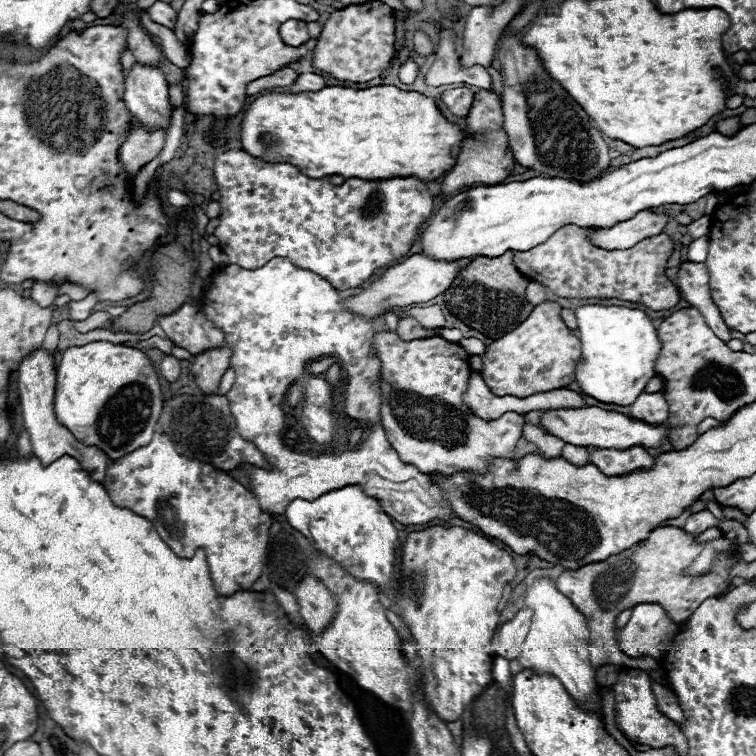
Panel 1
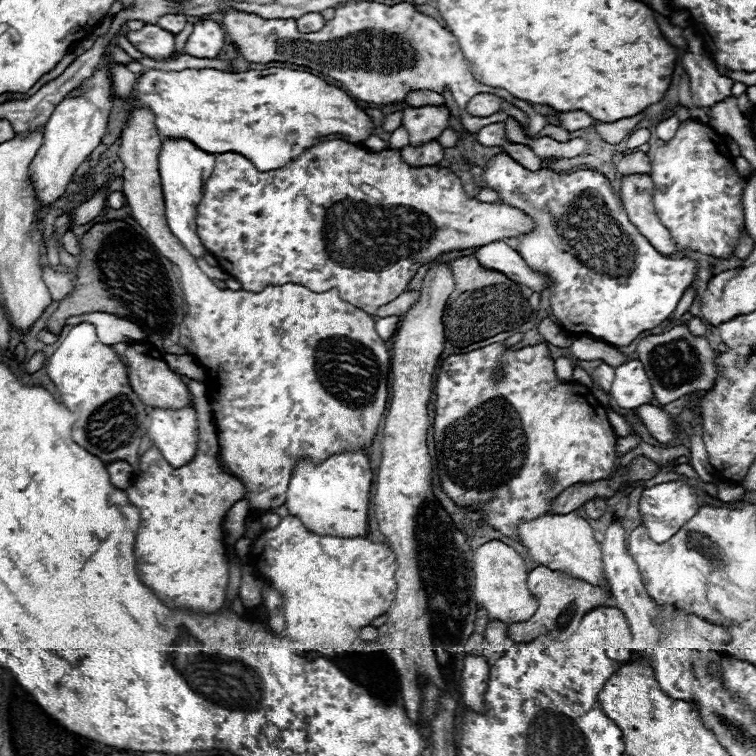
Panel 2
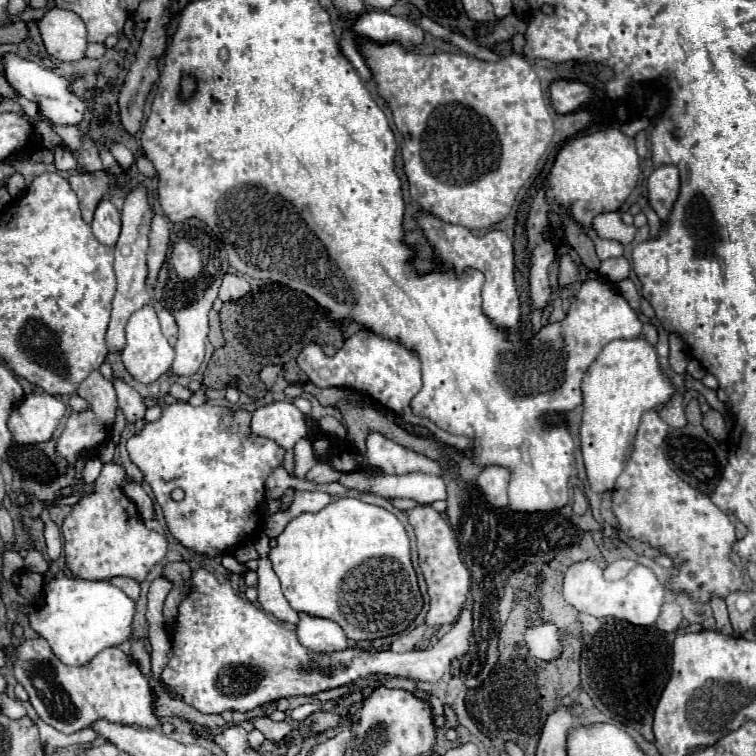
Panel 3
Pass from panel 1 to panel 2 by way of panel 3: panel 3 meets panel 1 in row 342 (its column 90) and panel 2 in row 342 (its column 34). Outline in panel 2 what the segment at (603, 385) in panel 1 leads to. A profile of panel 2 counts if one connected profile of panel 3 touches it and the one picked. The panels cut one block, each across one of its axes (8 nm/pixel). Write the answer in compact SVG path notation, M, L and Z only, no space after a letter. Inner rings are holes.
M498 154L494 160L488 162L486 172L484 172L484 180L486 180L486 184L488 184L492 190L496 190L496 192L500 194L500 202L502 202L502 204L520 208L520 210L524 210L528 216L532 216L532 218L536 220L536 230L534 230L532 234L524 236L524 238L518 238L518 244L520 244L520 246L518 246L518 252L522 254L522 258L526 258L526 262L530 264L532 270L538 270L538 272L548 274L548 276L552 278L552 282L554 282L554 284L550 286L550 306L552 306L552 314L554 314L554 318L562 324L562 328L568 330L568 332L582 334L582 336L592 336L592 338L596 338L596 340L602 340L602 342L606 342L606 344L614 344L614 346L628 346L640 332L644 332L644 330L648 330L648 328L660 326L660 324L676 310L676 304L680 302L684 290L686 290L686 288L694 282L694 278L696 278L696 268L698 268L696 262L692 262L692 260L688 260L688 258L666 258L666 256L662 256L660 252L654 250L654 246L652 246L652 244L638 232L638 228L628 220L626 210L624 210L624 206L622 206L622 200L620 200L620 196L612 190L610 182L608 182L602 174L598 174L598 172L578 170L578 172L574 172L574 174L562 174L562 176L556 174L556 172L552 172L552 170L536 170L536 172L532 172L532 170L526 170L524 166L520 166L518 162L514 162L510 156Z

